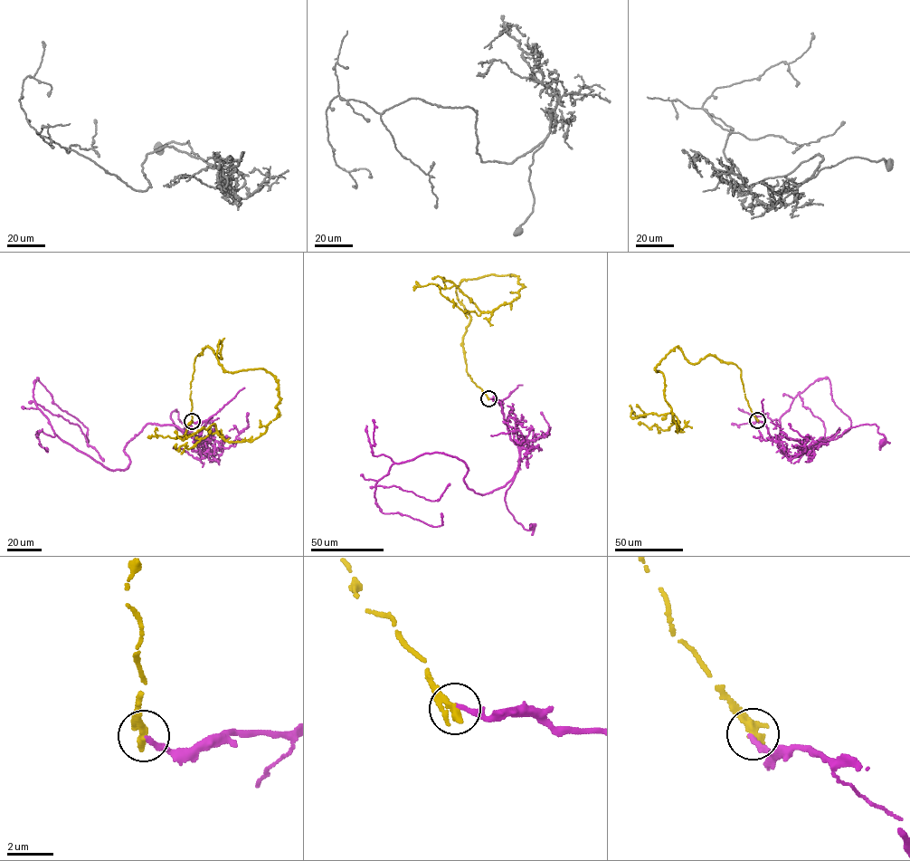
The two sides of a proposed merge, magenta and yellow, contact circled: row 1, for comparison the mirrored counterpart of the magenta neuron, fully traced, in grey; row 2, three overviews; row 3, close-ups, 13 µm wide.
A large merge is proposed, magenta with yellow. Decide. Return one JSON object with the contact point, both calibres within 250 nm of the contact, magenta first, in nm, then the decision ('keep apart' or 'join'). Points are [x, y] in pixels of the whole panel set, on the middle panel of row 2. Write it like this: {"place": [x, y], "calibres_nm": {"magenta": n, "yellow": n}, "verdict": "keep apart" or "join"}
{"place": [488, 398], "calibres_nm": {"magenta": 220, "yellow": 440}, "verdict": "keep apart"}

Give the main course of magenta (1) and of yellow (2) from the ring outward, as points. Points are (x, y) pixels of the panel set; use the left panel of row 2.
1: (193, 421), (206, 424), (195, 438), (200, 444), (175, 425), (171, 412), (176, 409), (187, 428)
2: (193, 421), (205, 347), (278, 382), (251, 441), (214, 424), (147, 437)

